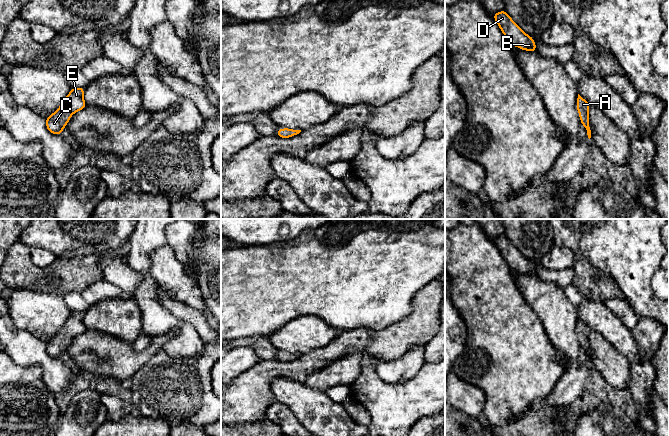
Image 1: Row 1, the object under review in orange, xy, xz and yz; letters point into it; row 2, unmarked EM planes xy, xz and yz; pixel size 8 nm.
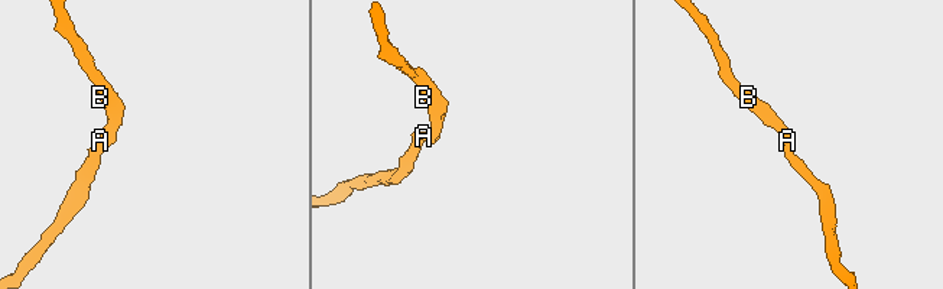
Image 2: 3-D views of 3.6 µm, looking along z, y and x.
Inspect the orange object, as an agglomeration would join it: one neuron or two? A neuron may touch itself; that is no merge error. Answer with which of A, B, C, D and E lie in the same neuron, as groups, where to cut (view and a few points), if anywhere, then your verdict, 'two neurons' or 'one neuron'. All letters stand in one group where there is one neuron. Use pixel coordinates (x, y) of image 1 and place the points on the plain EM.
groups A B C D E; cut none; one neuron

